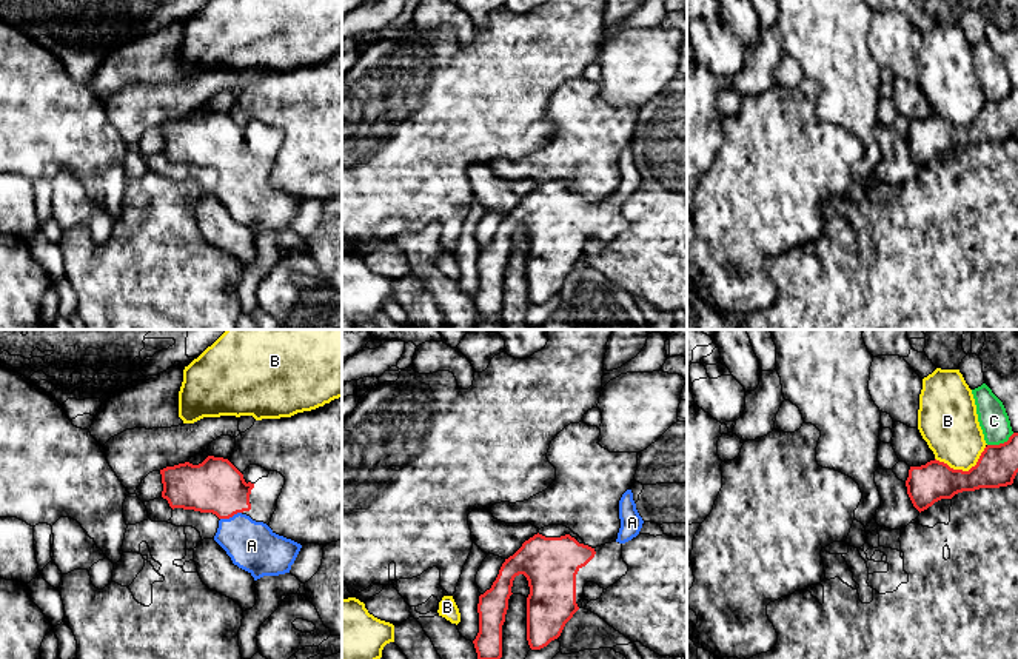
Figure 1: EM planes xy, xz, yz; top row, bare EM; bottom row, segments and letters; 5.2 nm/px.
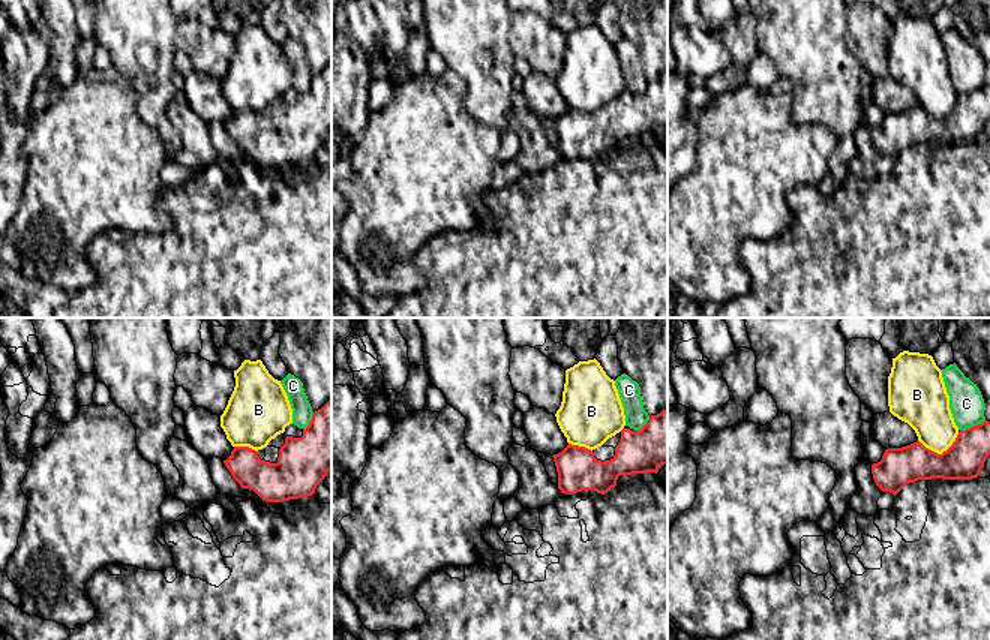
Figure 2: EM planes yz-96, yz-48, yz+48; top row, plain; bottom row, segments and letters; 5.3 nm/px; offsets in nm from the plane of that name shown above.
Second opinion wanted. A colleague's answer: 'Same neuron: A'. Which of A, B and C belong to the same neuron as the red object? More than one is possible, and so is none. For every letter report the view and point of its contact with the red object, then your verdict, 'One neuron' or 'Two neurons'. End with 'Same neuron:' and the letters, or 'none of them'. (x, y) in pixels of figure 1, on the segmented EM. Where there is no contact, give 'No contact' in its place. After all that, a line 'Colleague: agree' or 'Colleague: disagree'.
A: Touches red at xy (230, 516). One neuron
B: Touches red at yz (961, 470). Two neurons
C: Touches red at yz (1000, 444). Two neurons
Same neuron: A
Colleague: agree

